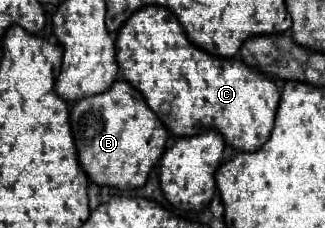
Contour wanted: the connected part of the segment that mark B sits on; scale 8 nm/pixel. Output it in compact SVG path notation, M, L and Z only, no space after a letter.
M125 79L115 81L105 93L83 97L73 103L71 127L79 163L85 173L95 183L117 189L145 185L151 167L161 159L169 141L165 125L161 125L157 115L145 105L141 93Z

